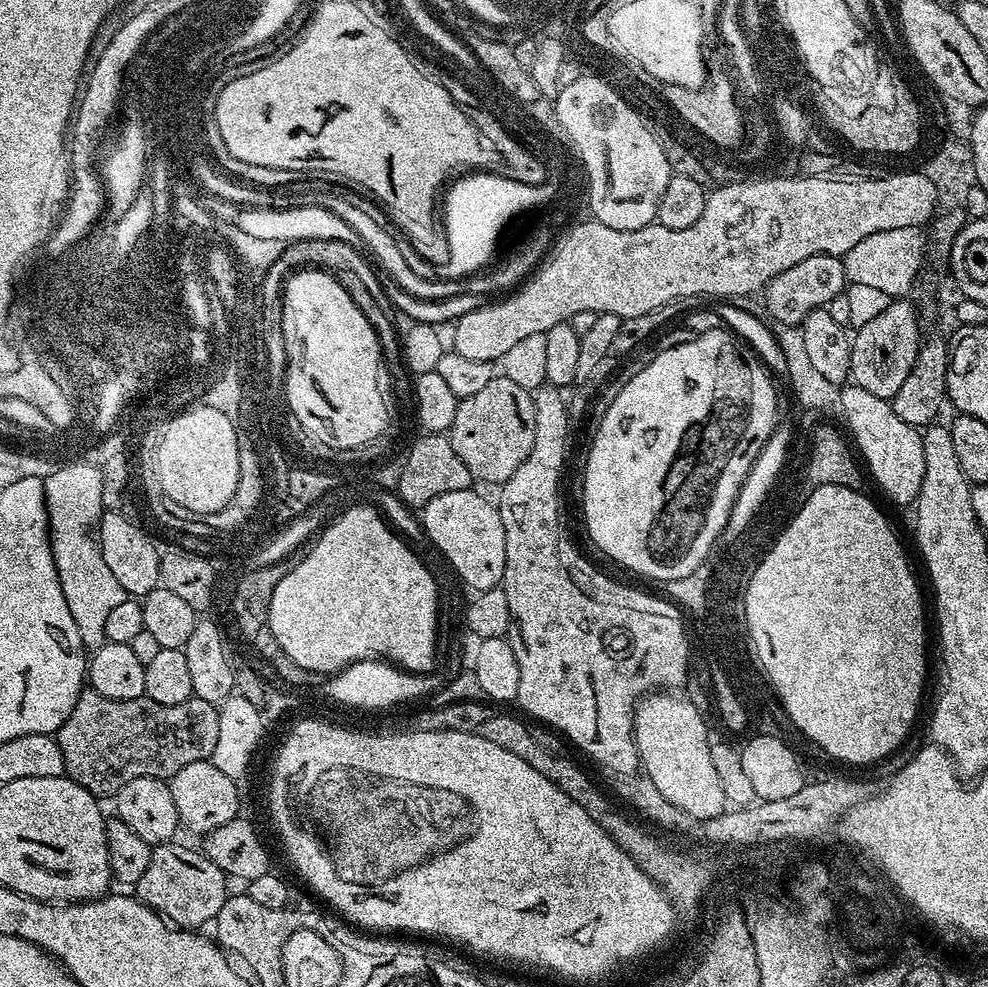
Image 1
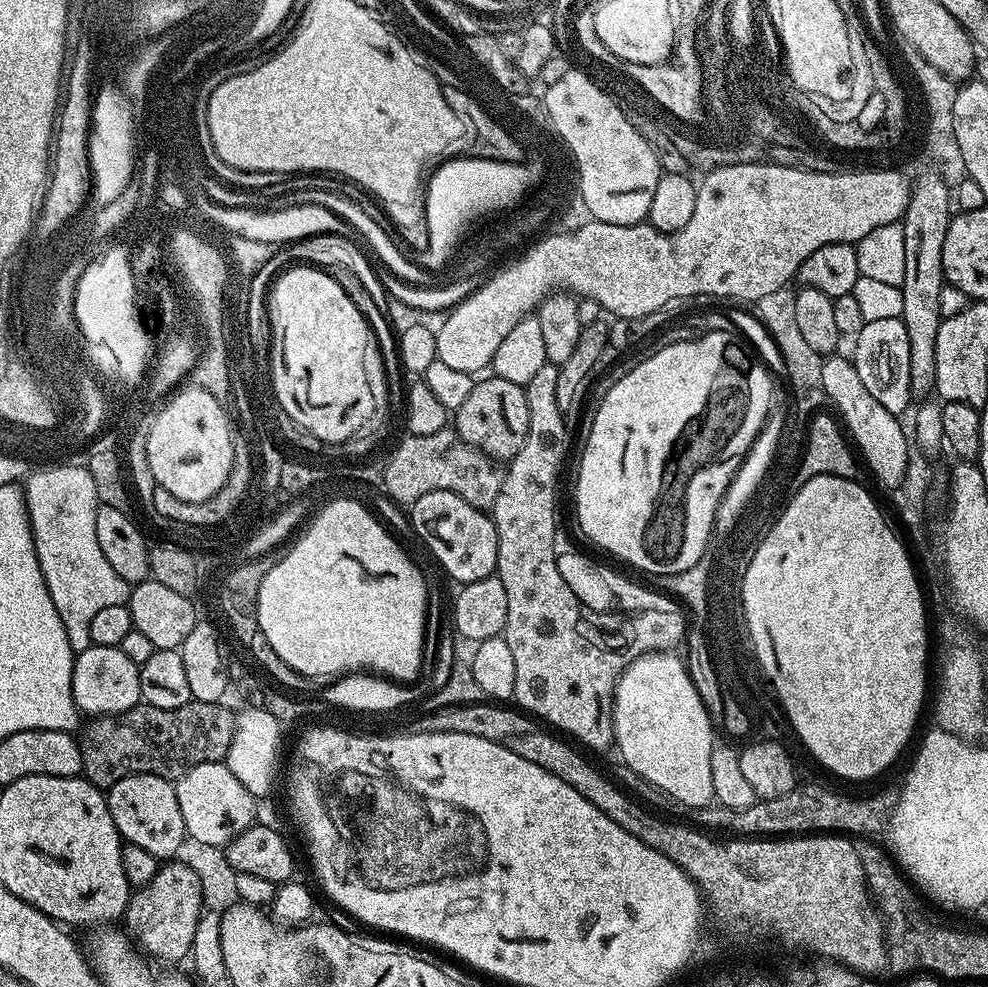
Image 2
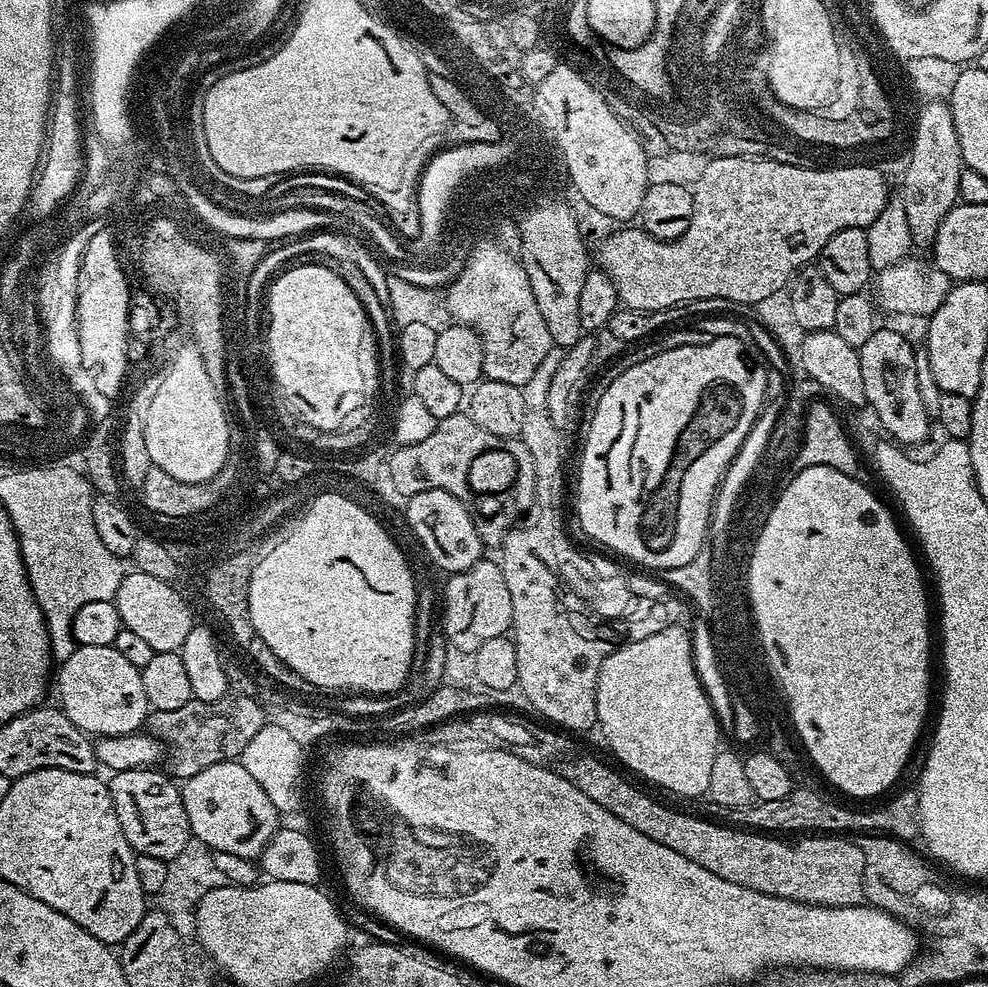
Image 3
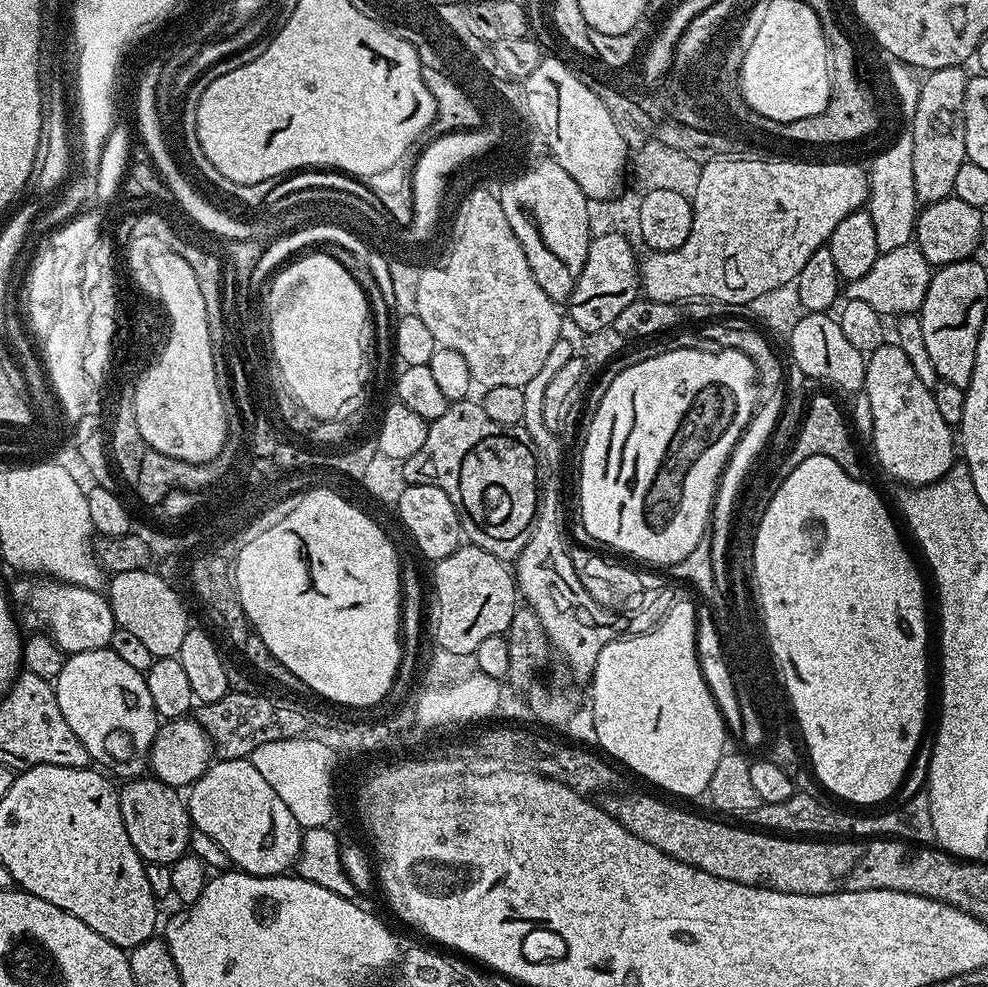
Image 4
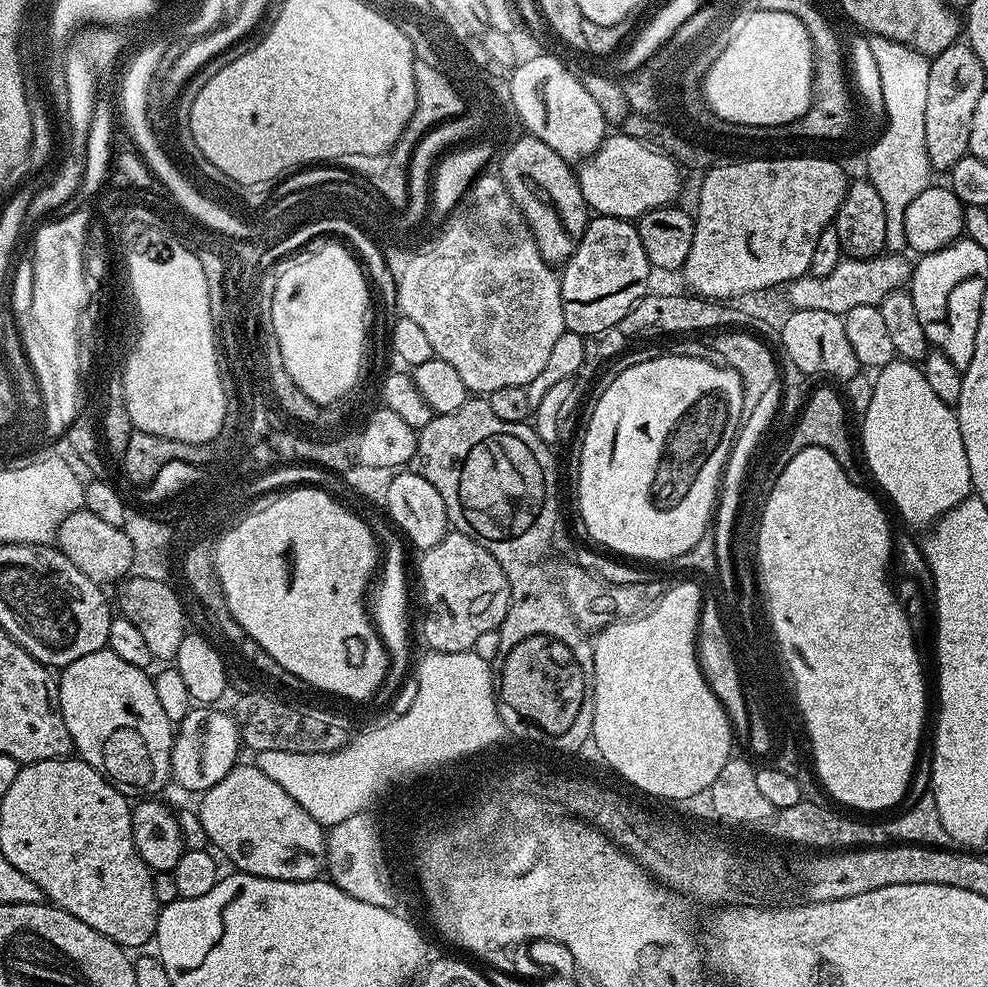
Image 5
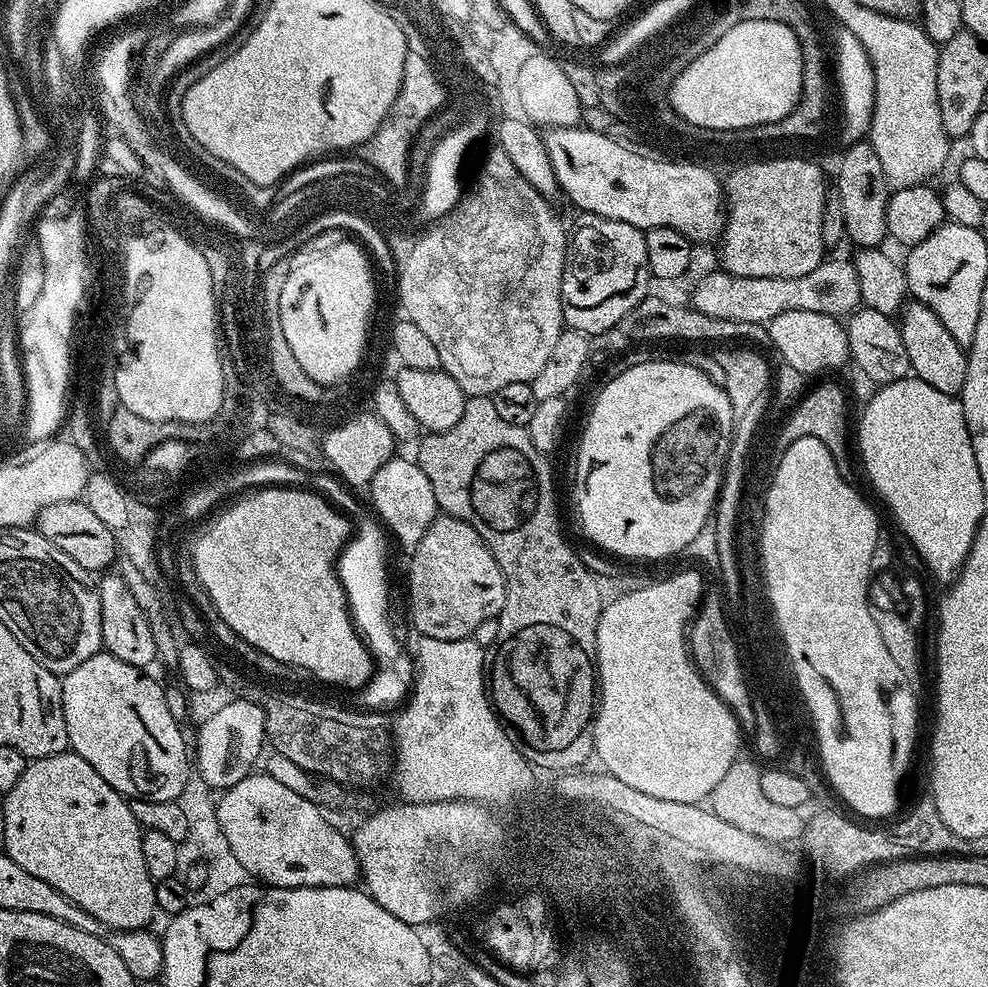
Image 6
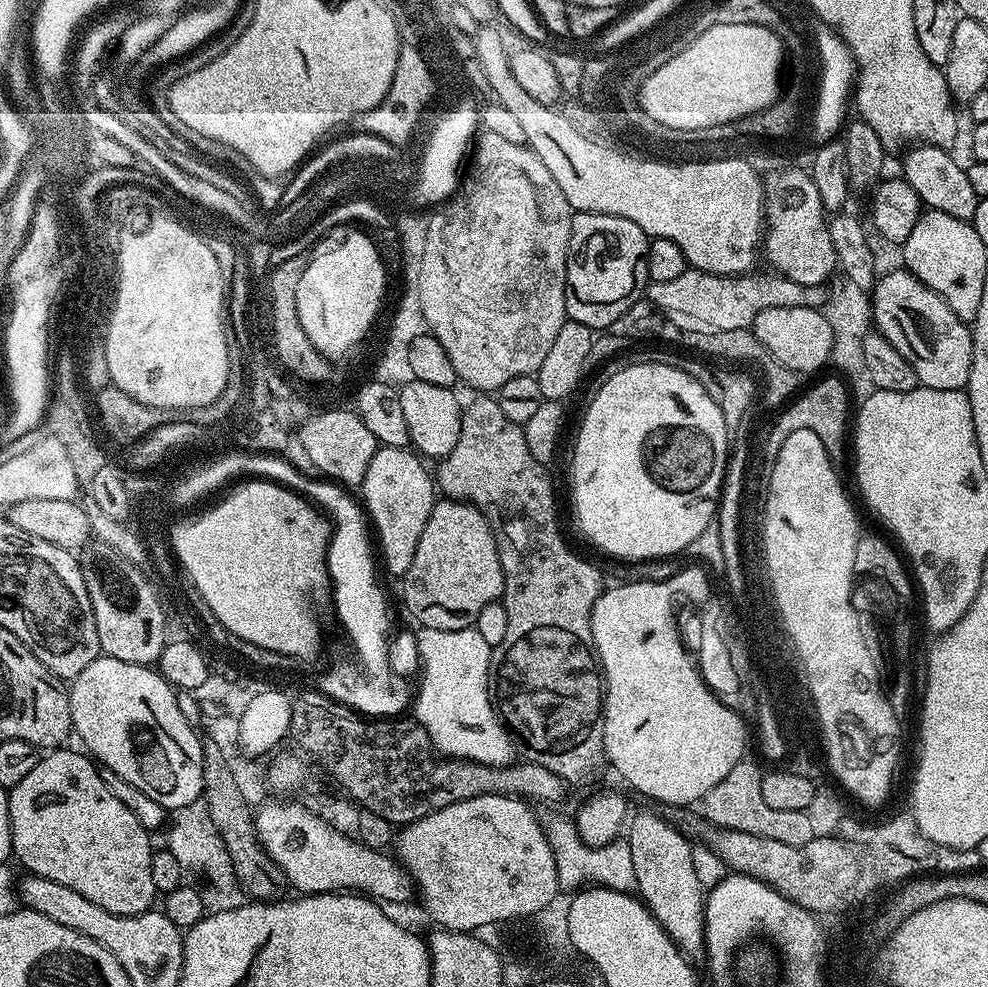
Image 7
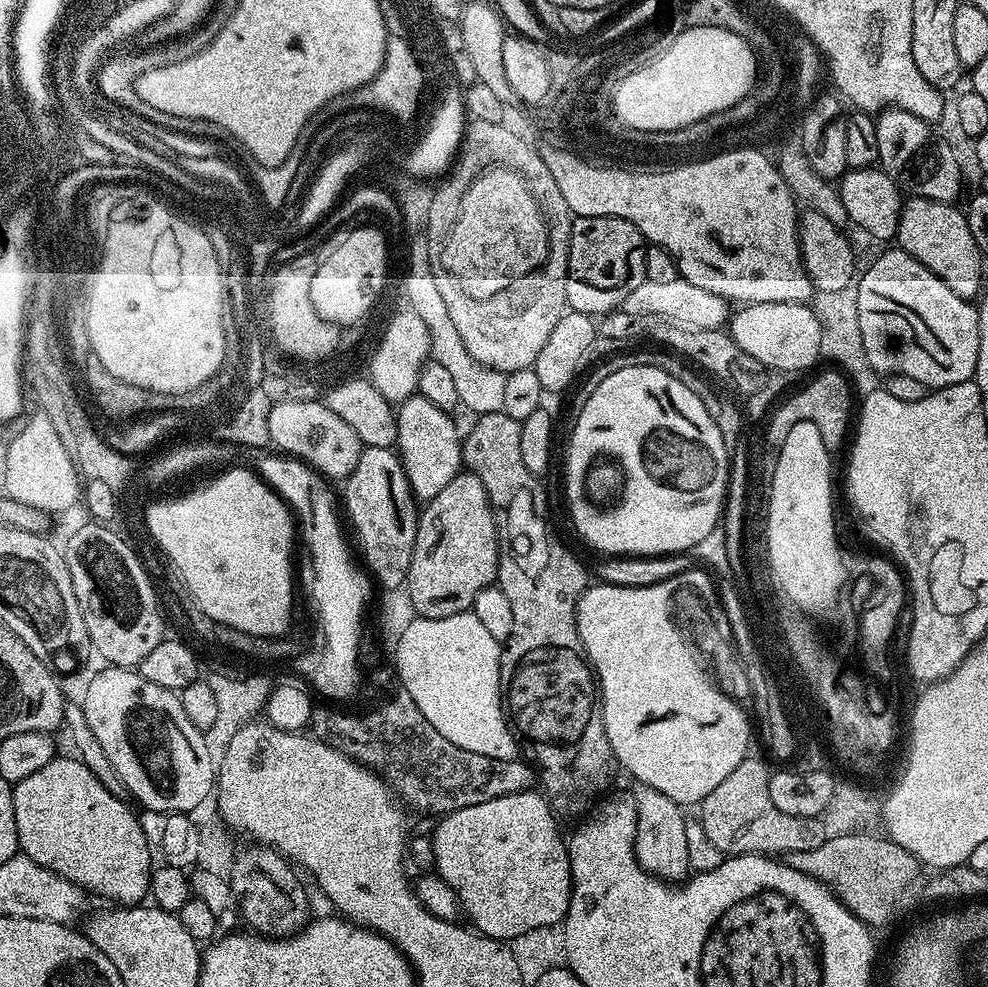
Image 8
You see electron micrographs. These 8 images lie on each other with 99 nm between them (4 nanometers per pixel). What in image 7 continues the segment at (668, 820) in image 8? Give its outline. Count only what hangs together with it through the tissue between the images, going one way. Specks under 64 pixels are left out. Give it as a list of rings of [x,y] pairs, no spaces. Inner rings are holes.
[[[640,812],[634,816],[631,817],[632,825],[631,820],[627,825],[626,839],[630,846],[630,858],[634,858],[636,892],[681,952],[703,953],[706,888],[700,885],[696,860],[692,857],[687,838],[656,812]]]

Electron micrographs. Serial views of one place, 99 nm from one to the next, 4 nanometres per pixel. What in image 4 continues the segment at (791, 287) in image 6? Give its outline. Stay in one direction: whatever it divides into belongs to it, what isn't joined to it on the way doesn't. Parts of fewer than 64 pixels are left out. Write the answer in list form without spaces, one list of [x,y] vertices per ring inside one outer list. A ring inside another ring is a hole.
[[[915,243],[898,246],[898,250],[881,252],[874,266],[870,266],[870,270],[862,274],[862,278],[847,281],[846,296],[850,300],[867,302],[871,308],[878,310],[882,318],[888,318],[888,315],[892,315],[892,318],[899,318],[916,314],[919,313],[928,293],[933,271],[933,265],[928,263]]]

